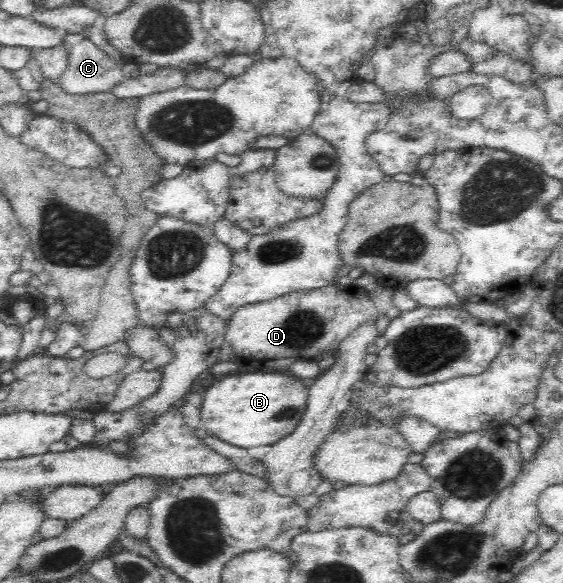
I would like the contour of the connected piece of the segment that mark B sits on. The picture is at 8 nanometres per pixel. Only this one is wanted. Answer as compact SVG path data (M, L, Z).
M237 374L215 380L204 393L199 412L200 426L206 428L208 435L240 449L274 445L298 426L305 412L308 389L301 380L281 374Z

